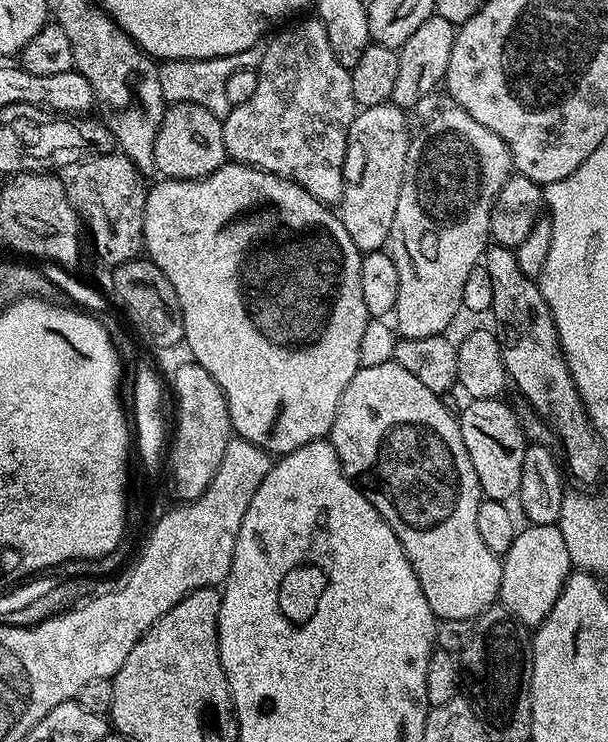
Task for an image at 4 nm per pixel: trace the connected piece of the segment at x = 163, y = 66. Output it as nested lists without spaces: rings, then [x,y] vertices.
[[[264,44],[250,46],[238,54],[226,54],[205,60],[165,60],[158,67],[158,82],[162,85],[162,98],[168,104],[197,104],[206,106],[210,114],[221,118],[228,115],[230,105],[226,102],[226,82],[238,70],[259,68],[264,57]]]

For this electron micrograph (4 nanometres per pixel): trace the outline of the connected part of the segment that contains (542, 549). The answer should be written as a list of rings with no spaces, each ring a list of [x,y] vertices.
[[[528,524],[517,531],[510,550],[502,557],[502,582],[499,603],[515,620],[525,626],[538,626],[554,610],[558,594],[562,594],[564,584],[574,571],[570,550],[562,539],[562,530],[556,524]]]

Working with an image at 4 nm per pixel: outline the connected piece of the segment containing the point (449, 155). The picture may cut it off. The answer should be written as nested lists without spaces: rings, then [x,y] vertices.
[[[444,106],[432,120],[429,120],[420,129],[422,129],[421,132],[417,136],[415,133],[408,142],[406,166],[398,194],[398,206],[394,210],[394,222],[387,243],[394,266],[398,266],[398,302],[394,309],[394,317],[396,316],[394,328],[406,340],[410,338],[430,338],[447,333],[449,331],[447,328],[451,326],[452,319],[458,314],[461,315],[462,290],[466,286],[466,278],[470,278],[472,271],[481,263],[484,249],[489,247],[490,244],[492,207],[496,205],[496,199],[502,190],[502,186],[514,172],[512,155],[506,146],[506,142],[502,142],[502,138],[498,138],[498,134],[494,134],[494,130],[486,130],[486,126],[482,126],[482,122],[474,122],[474,118],[470,118],[470,114],[466,114],[461,108]]]

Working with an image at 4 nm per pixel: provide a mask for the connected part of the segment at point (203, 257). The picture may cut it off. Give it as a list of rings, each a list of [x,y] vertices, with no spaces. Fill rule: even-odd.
[[[226,162],[218,170],[202,180],[157,179],[157,184],[147,189],[144,211],[144,252],[147,259],[170,278],[174,294],[178,294],[178,306],[184,323],[183,343],[192,351],[191,359],[202,365],[213,376],[214,382],[222,386],[230,410],[233,433],[246,442],[254,442],[259,448],[277,457],[298,450],[315,440],[325,439],[334,426],[338,414],[338,402],[350,386],[350,378],[362,367],[359,347],[370,317],[366,302],[362,299],[362,274],[358,246],[346,234],[339,215],[329,205],[318,202],[314,194],[302,190],[292,180],[251,168],[248,164]]]

